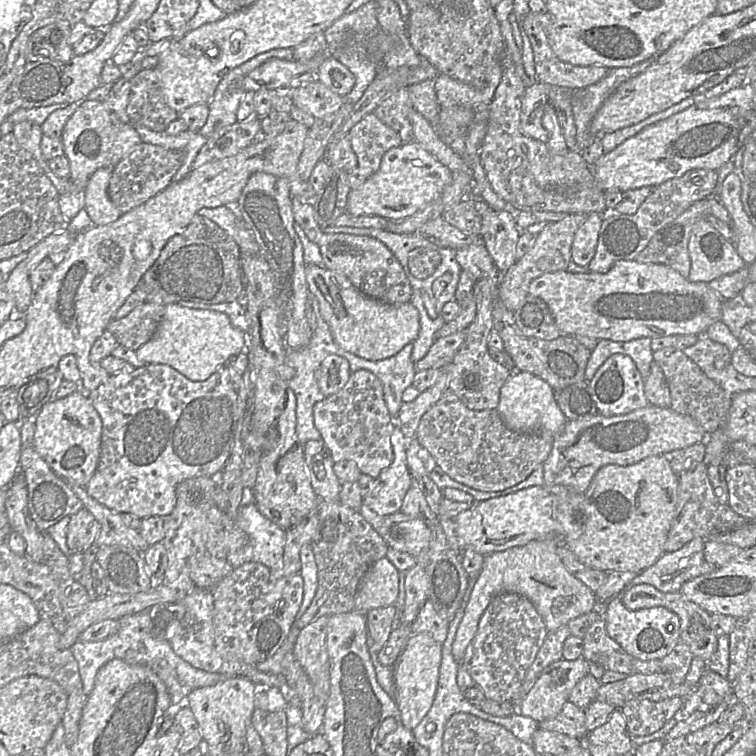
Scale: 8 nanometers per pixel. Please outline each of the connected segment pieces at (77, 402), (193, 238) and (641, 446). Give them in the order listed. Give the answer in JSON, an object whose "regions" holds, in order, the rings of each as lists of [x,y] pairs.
{"regions":[[[[76,391],[64,398],[53,398],[34,417],[33,446],[53,472],[66,482],[84,487],[94,474],[100,456],[102,420],[85,391]]],[[[196,214],[181,233],[168,240],[135,289],[143,294],[145,302],[159,305],[180,301],[220,304],[240,300],[243,296],[240,256],[239,246],[225,230]]],[[[648,405],[628,414],[605,417],[601,414],[568,420],[563,430],[554,438],[551,452],[542,464],[547,486],[563,485],[584,494],[603,466],[632,465],[649,456],[683,449],[703,443],[705,430],[690,416],[679,414],[671,408]]]]}

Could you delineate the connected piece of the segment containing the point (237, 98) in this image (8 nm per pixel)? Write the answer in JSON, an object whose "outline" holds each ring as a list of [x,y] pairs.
{"outline":[[[290,48],[272,49],[231,70],[219,83],[214,96],[209,101],[207,120],[198,132],[208,138],[214,132],[217,123],[223,126],[236,123],[237,110],[245,94],[242,86],[243,79],[270,59],[293,60],[292,53],[293,49]]]}

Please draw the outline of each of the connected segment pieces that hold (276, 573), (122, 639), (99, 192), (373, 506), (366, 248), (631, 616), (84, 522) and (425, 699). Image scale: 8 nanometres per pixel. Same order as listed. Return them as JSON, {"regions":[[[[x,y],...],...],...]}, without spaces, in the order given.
{"regions":[[[[254,503],[240,505],[235,523],[247,534],[248,541],[230,554],[227,562],[233,568],[247,562],[261,563],[272,571],[274,578],[281,578],[286,531],[265,518]]],[[[155,608],[144,609],[138,613],[121,617],[118,621],[118,632],[95,642],[76,641],[70,648],[78,663],[83,692],[89,696],[95,685],[95,678],[100,668],[108,661],[119,658],[132,665],[144,665],[152,669],[165,683],[175,706],[182,706],[188,694],[197,688],[213,686],[219,681],[229,678],[220,673],[211,673],[197,669],[179,657],[172,649],[163,633],[153,627],[152,613]]],[[[113,166],[98,169],[90,177],[85,188],[85,209],[92,220],[92,226],[104,226],[113,223],[123,215],[113,204],[108,194],[113,170]]],[[[395,426],[391,434],[392,463],[363,489],[362,503],[379,515],[398,512],[412,485],[412,476],[406,463],[407,441],[400,428]]],[[[292,198],[292,213],[295,222],[307,238],[319,246],[326,269],[346,276],[363,294],[388,304],[410,303],[413,289],[397,258],[379,240],[367,236],[349,234],[325,234],[314,218],[311,204]]],[[[620,595],[610,599],[603,611],[608,635],[629,655],[642,661],[661,660],[680,641],[680,619],[665,607],[630,610],[622,602]]],[[[84,507],[69,516],[66,538],[72,553],[83,553],[97,539],[99,525],[93,515]]],[[[413,634],[391,667],[395,683],[394,701],[405,728],[413,730],[430,710],[435,698],[442,660],[442,645],[429,634]]]]}

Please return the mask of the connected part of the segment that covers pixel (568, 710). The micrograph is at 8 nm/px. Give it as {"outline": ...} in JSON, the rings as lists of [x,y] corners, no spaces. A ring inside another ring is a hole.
{"outline":[[[569,701],[563,705],[556,717],[538,722],[538,725],[540,729],[566,734],[583,742],[589,733],[586,728],[585,709]]]}

